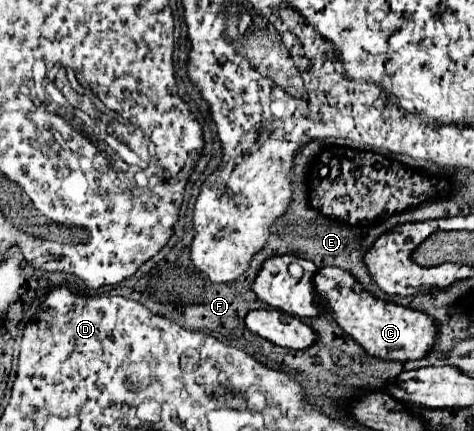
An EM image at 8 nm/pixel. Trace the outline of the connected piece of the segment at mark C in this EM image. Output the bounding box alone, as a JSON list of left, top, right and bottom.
[314,267,438,361]

